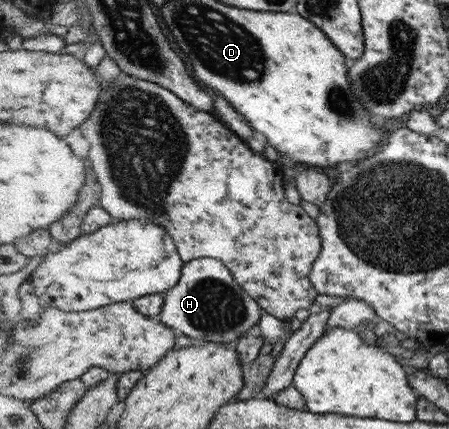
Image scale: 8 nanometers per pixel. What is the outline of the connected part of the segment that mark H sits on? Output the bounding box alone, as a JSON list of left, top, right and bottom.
[160,258,264,344]

